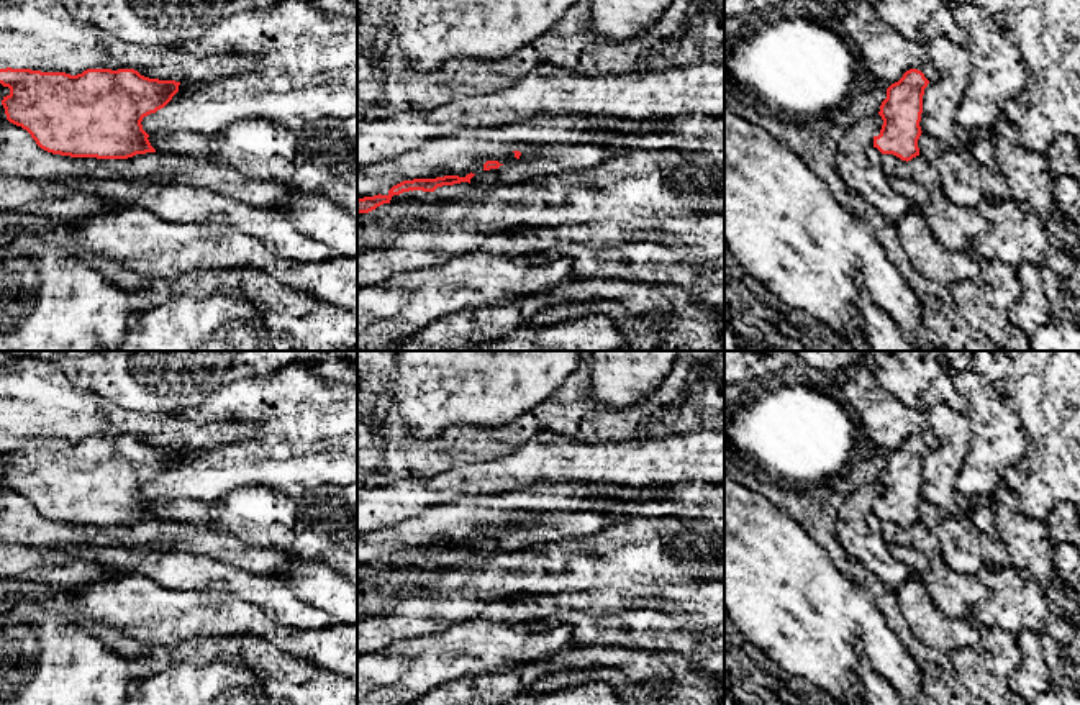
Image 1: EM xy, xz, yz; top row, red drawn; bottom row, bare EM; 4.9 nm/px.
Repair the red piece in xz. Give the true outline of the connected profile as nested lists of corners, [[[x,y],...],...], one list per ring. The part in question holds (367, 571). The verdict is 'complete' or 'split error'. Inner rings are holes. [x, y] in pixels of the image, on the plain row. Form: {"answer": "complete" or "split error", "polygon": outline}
{"answer": "complete", "polygon": [[[467,541],[465,544],[459,543],[444,543],[436,546],[413,546],[413,548],[403,548],[397,553],[393,553],[387,562],[374,562],[374,564],[364,564],[357,566],[357,580],[369,580],[375,577],[377,574],[383,571],[390,571],[393,562],[400,562],[403,559],[413,559],[413,557],[423,557],[423,559],[434,559],[438,554],[442,553],[454,553],[461,549],[469,549],[475,541]]]}

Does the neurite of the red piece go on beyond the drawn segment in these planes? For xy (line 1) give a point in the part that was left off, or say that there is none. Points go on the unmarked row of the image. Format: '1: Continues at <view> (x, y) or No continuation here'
1: No continuation here

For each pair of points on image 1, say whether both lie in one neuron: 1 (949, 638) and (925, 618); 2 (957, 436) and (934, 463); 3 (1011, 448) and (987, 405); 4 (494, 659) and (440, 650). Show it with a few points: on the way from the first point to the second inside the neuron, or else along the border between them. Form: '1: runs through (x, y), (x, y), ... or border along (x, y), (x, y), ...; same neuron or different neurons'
1: runs through (943, 633), (931, 625); same neuron
2: runs through (952, 443), (941, 456); same neuron
3: runs through (1002, 438), (989, 415); same neuron
4: runs through (481, 650), (453, 650); same neuron

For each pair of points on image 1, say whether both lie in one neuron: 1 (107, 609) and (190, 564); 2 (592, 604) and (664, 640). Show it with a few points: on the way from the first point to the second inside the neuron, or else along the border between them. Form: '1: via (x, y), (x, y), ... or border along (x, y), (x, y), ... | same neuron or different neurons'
1: border along (141, 573), (166, 587), (192, 591) | different neurons
2: border along (653, 609), (626, 609), (602, 617), (577, 615) | different neurons

